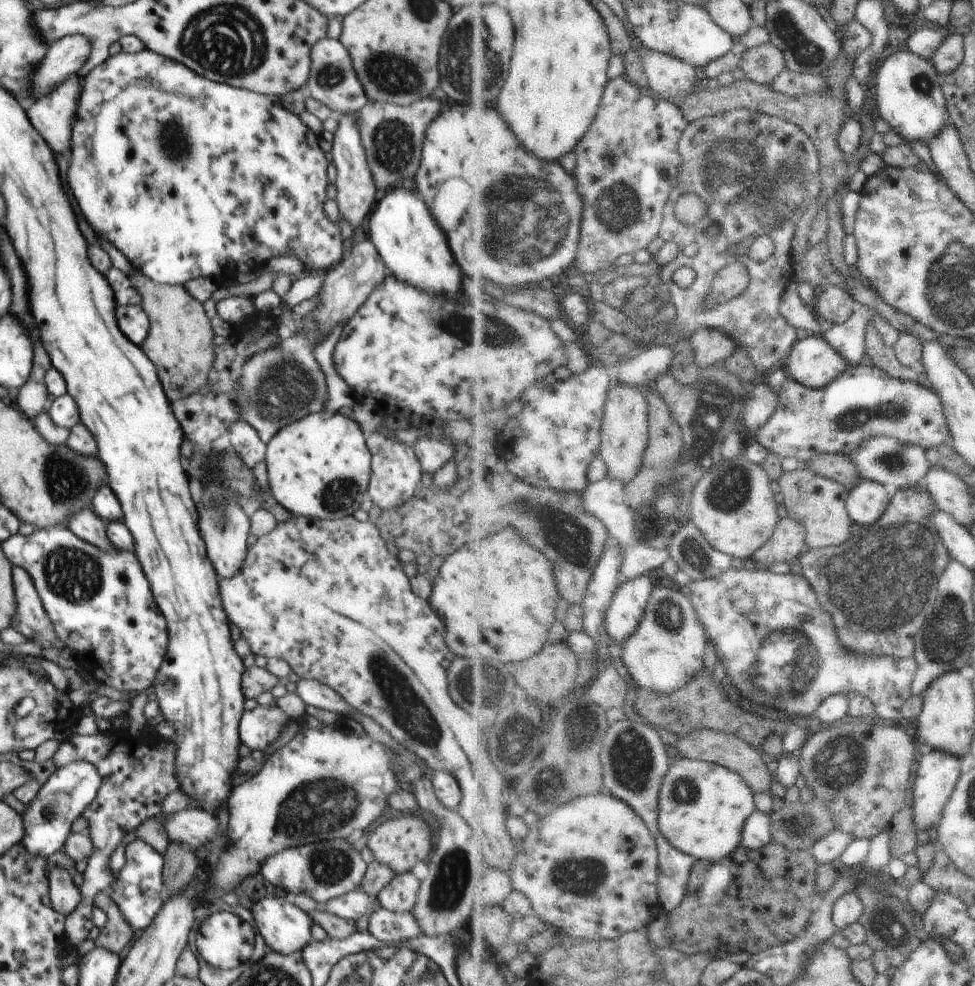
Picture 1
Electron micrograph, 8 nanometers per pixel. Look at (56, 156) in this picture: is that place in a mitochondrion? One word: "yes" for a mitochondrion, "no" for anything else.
no

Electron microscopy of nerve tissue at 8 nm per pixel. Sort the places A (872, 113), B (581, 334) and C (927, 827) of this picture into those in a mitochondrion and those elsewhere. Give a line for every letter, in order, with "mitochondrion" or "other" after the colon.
A: other
B: other
C: other

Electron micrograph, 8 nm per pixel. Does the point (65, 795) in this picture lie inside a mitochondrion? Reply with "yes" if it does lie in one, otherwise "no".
yes

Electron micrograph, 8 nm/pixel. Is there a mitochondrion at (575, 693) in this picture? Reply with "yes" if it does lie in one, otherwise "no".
no

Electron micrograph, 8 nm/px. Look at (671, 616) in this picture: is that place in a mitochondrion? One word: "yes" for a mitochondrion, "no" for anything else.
yes

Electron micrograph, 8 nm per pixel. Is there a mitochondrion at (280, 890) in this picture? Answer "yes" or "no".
no

